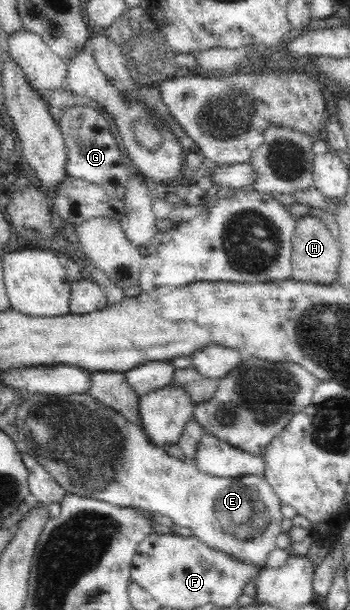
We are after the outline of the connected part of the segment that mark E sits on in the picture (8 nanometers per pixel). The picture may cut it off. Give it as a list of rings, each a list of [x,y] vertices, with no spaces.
[[[89,393],[72,394],[64,397],[58,395],[41,395],[32,394],[29,395],[30,399],[24,399],[18,401],[19,407],[17,408],[18,415],[16,416],[16,425],[18,425],[18,441],[16,441],[17,448],[21,452],[26,452],[32,456],[32,458],[38,460],[46,471],[50,473],[50,476],[60,484],[63,489],[68,493],[74,493],[74,495],[99,499],[115,506],[131,507],[146,509],[150,511],[156,511],[160,515],[166,515],[170,517],[172,523],[180,525],[182,527],[188,527],[193,533],[193,537],[198,538],[200,542],[206,543],[208,547],[214,551],[225,553],[242,563],[249,563],[250,565],[257,565],[257,567],[265,567],[266,560],[270,551],[276,549],[276,539],[281,535],[282,528],[280,527],[282,520],[284,519],[280,511],[281,499],[276,495],[273,487],[267,482],[267,480],[258,475],[242,475],[238,478],[222,478],[214,475],[208,475],[202,473],[196,469],[194,463],[188,463],[182,461],[177,457],[171,456],[167,449],[154,445],[147,435],[141,430],[141,428],[135,423],[130,422],[118,411],[112,410],[110,407],[98,402],[94,397],[91,397]]]

